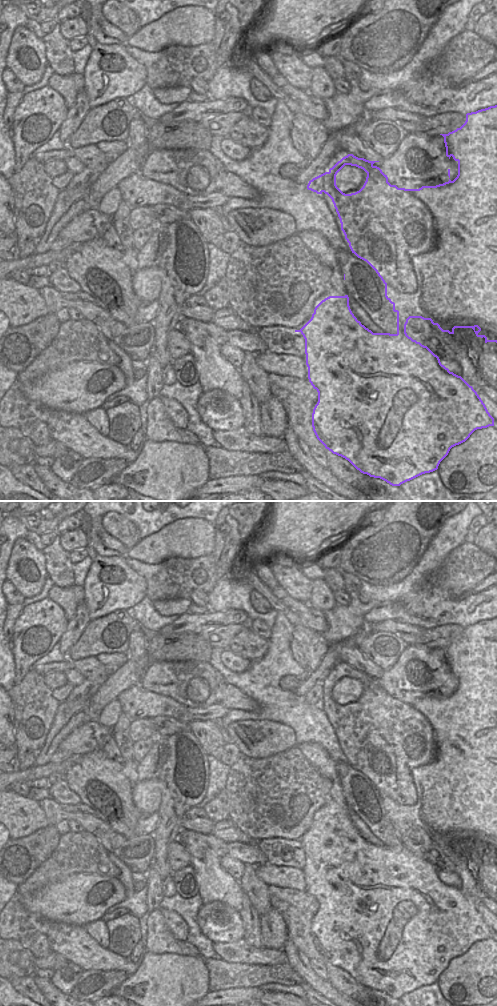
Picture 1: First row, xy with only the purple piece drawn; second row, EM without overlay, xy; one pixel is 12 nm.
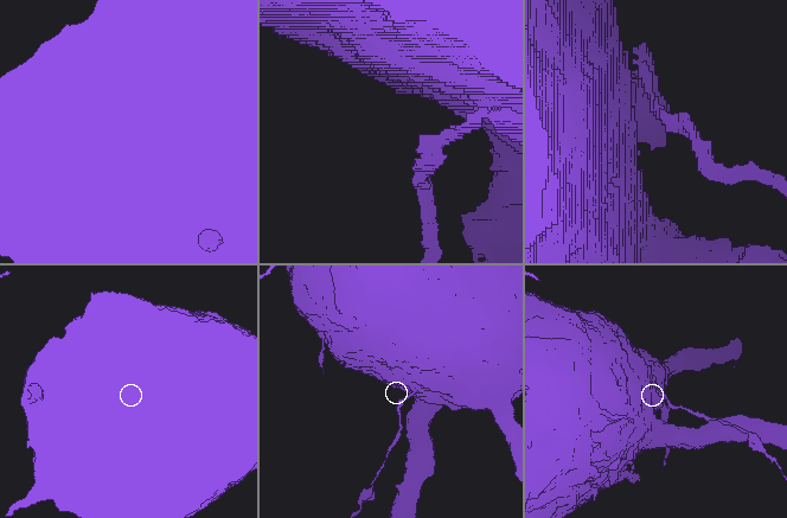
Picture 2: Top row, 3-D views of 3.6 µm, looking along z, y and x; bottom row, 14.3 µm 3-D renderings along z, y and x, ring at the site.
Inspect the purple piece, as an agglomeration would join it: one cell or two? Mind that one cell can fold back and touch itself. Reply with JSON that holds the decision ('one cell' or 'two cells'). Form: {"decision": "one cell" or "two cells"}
{"decision": "two cells"}

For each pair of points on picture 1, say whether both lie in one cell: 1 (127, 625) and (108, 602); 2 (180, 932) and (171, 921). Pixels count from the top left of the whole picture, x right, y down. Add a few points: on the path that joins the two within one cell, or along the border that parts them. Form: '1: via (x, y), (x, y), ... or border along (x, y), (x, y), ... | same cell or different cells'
1: border along (128, 608), (117, 609), (93, 620) | different cells
2: via (179, 929), (174, 924) | same cell

